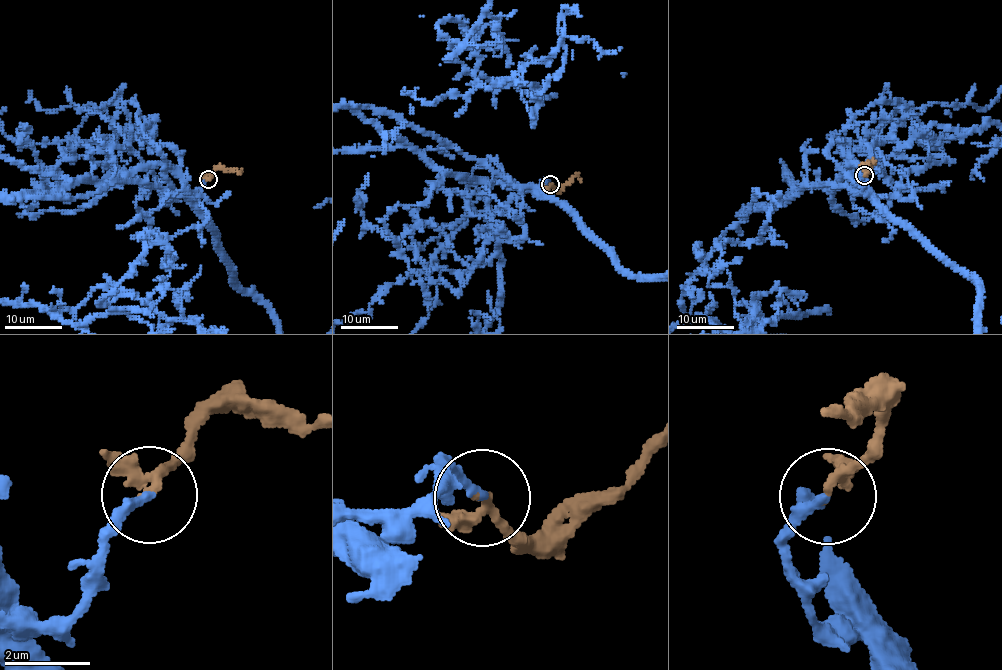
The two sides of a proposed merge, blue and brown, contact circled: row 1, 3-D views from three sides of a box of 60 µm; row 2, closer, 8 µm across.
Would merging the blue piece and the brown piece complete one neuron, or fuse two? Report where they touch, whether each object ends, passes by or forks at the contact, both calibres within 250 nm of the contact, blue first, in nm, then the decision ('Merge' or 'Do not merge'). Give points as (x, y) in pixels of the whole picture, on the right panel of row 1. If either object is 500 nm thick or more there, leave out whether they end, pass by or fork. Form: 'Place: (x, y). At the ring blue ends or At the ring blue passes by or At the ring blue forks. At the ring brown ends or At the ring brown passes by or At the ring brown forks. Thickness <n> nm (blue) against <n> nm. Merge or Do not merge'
Place: (864, 175). At the ring blue ends. At the ring brown passes by. Thickness 240 nm (blue) against 200 nm. Merge

